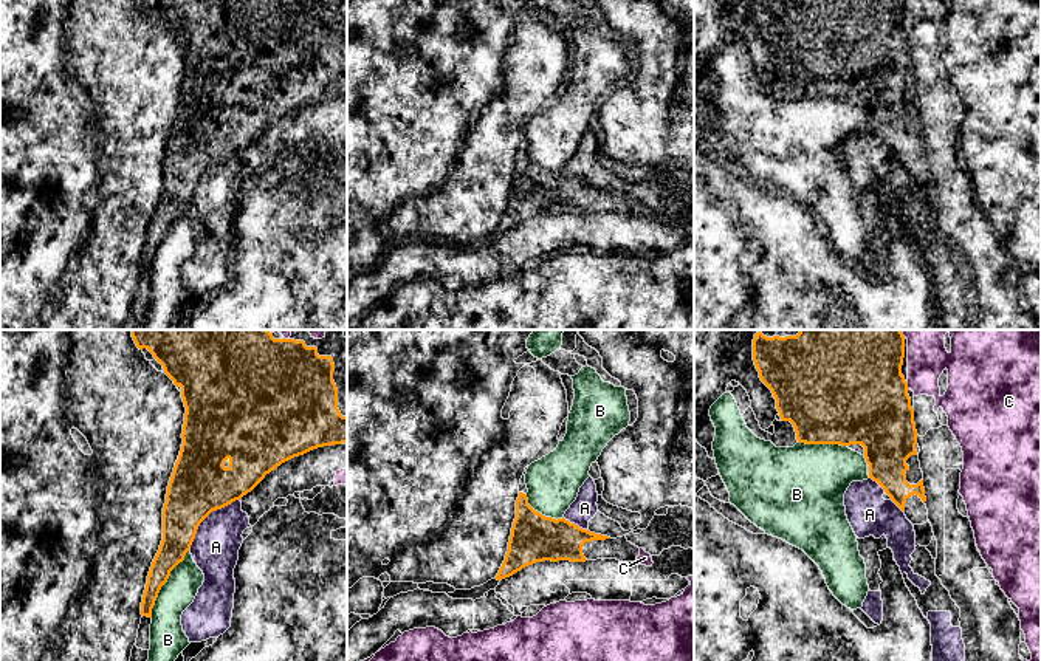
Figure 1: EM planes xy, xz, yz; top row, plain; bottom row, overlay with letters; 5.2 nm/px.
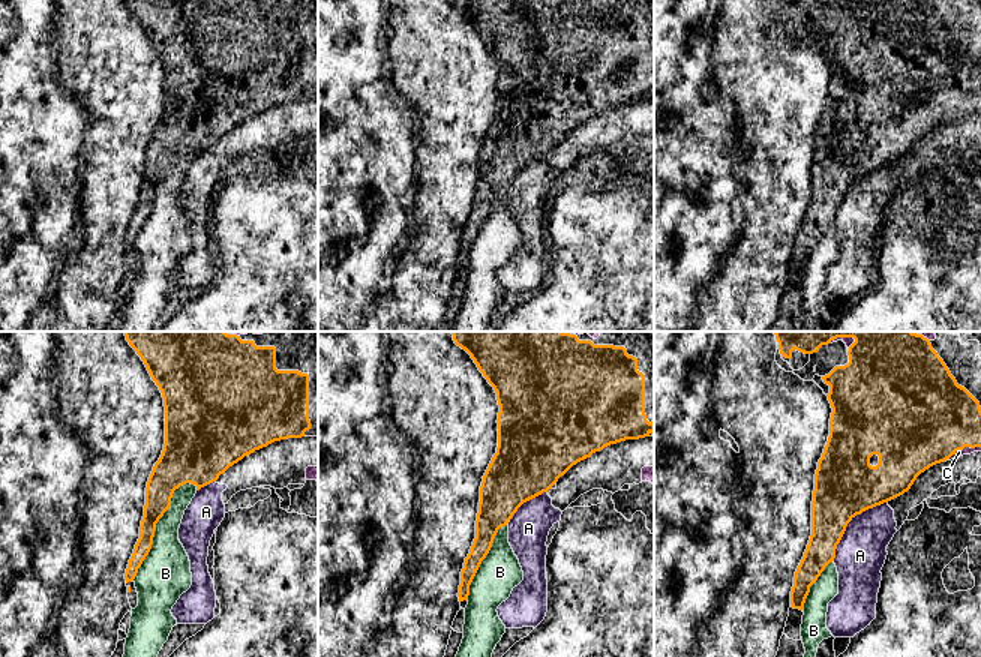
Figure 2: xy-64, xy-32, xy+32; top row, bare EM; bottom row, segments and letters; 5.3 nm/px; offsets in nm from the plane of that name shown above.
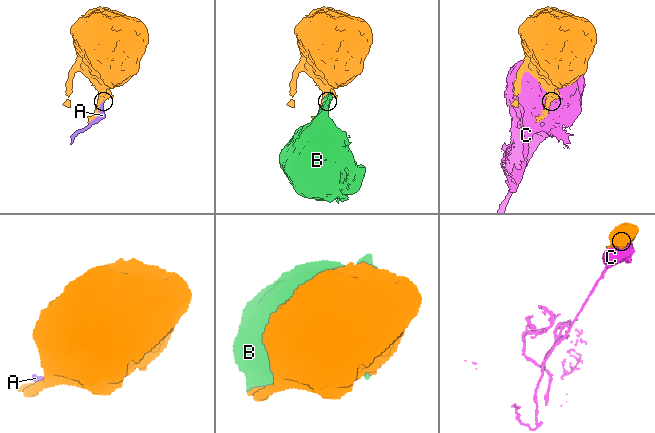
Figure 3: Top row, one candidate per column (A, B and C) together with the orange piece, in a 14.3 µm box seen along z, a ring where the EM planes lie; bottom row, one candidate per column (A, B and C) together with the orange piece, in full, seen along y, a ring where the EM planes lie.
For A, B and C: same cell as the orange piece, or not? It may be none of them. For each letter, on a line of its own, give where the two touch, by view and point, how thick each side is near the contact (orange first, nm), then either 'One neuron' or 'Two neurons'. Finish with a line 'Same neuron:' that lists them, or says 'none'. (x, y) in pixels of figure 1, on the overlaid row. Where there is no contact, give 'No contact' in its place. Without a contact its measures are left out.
A: Touches orange at xy (206, 516). Thickness 320 nm (orange) against 240 nm. Two neurons
B: Touches orange at xy (164, 582). Thickness 160 nm (orange) against 170 nm. Two neurons
C: Touches orange at yz (907, 386). Thickness 500 nm (orange) against 200 nm. Two neurons
Same neuron: none

